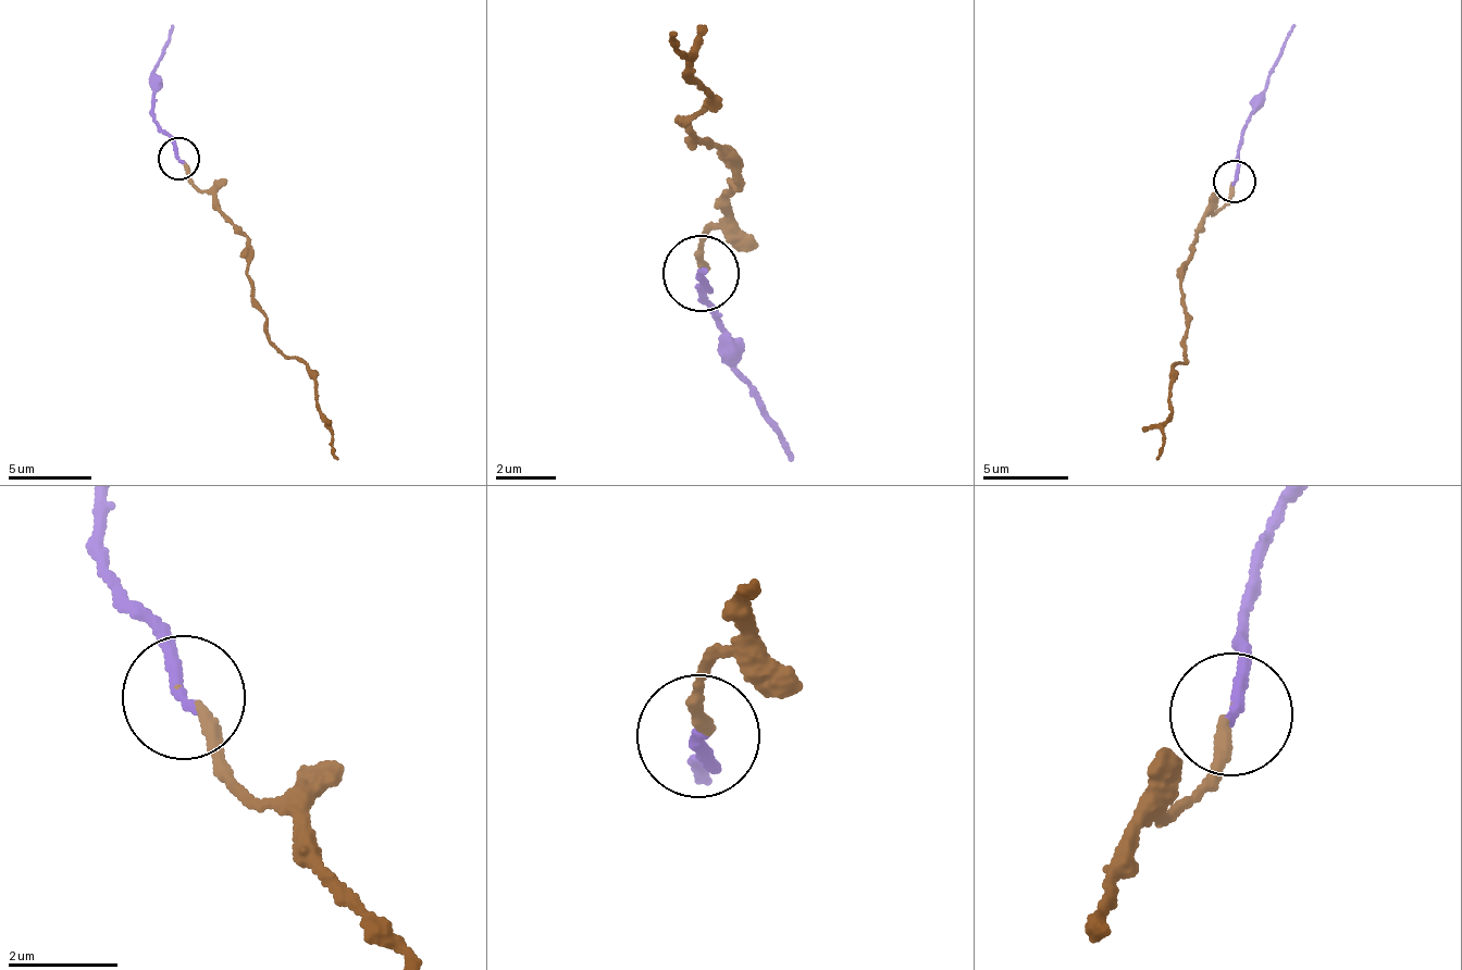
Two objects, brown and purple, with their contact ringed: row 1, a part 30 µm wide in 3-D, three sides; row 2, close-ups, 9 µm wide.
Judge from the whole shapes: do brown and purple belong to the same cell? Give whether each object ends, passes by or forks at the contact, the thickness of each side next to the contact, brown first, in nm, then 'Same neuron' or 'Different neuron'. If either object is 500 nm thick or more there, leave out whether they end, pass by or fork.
At the ring brown ends. At the ring purple ends. Thickness 120 nm (brown) against 220 nm. Same neuron

